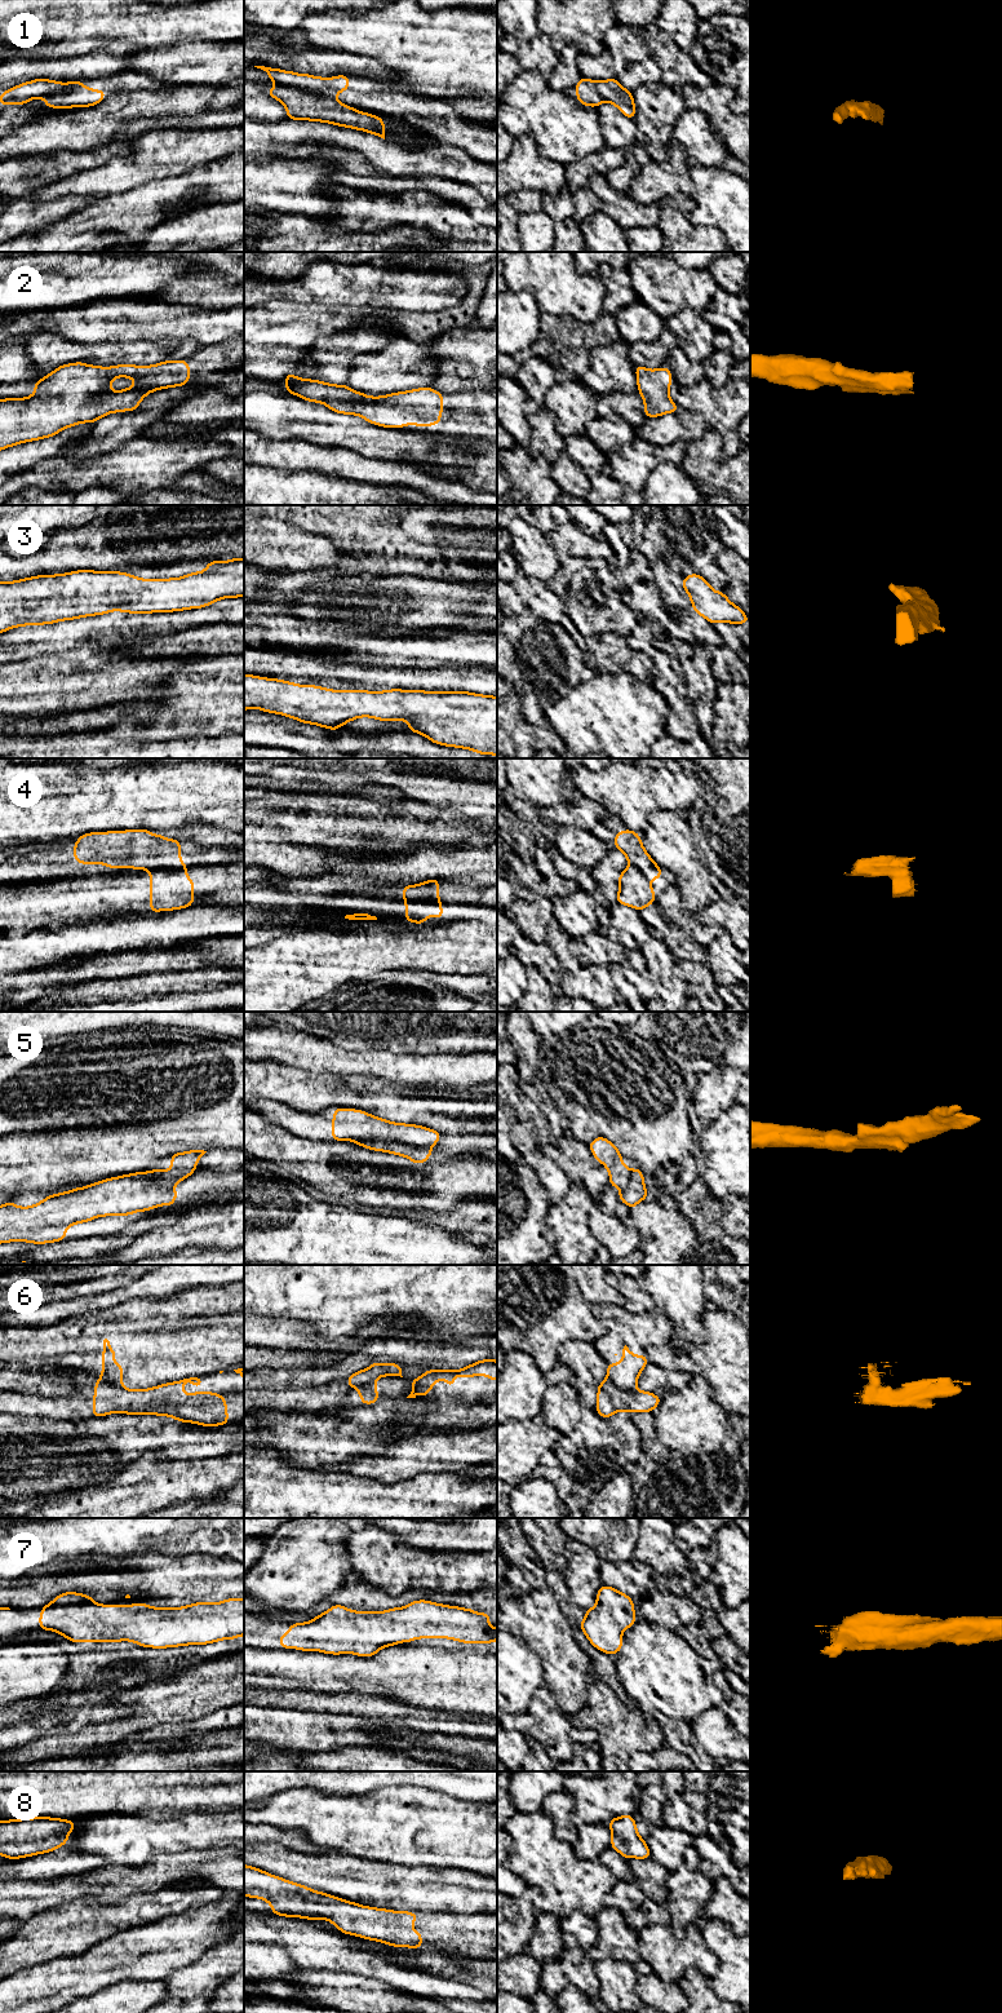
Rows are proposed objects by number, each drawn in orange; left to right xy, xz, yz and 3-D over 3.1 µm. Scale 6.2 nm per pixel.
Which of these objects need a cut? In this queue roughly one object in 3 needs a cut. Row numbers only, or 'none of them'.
1, 4, 5, 6

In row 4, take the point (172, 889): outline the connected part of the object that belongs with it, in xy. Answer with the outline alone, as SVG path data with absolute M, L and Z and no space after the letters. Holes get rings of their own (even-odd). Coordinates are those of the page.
M187 868L150 870L150 912L179 910L194 904L194 880L186 876L186 871Z

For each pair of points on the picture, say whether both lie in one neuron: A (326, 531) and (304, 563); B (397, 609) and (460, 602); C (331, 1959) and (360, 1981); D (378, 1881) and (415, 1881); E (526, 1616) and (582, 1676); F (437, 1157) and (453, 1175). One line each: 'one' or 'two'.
A: two
B: one
C: two
D: one
E: one
F: two

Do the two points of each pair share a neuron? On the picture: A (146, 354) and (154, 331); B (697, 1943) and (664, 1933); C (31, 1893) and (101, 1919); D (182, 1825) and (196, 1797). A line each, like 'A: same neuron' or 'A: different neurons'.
A: different neurons
B: same neuron
C: different neurons
D: different neurons

